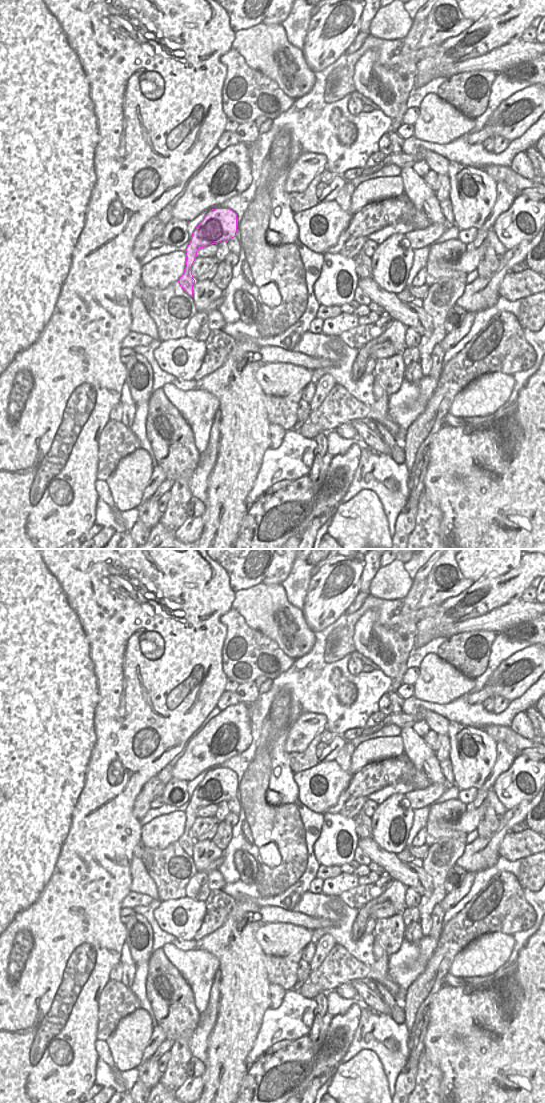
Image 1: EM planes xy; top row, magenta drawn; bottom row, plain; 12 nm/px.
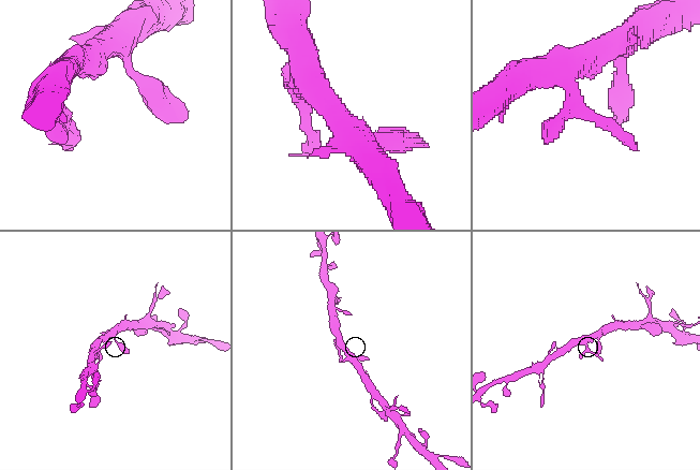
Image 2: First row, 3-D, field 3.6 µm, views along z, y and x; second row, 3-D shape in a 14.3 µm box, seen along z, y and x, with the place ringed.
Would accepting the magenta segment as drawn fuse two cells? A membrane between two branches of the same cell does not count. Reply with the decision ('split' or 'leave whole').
split

